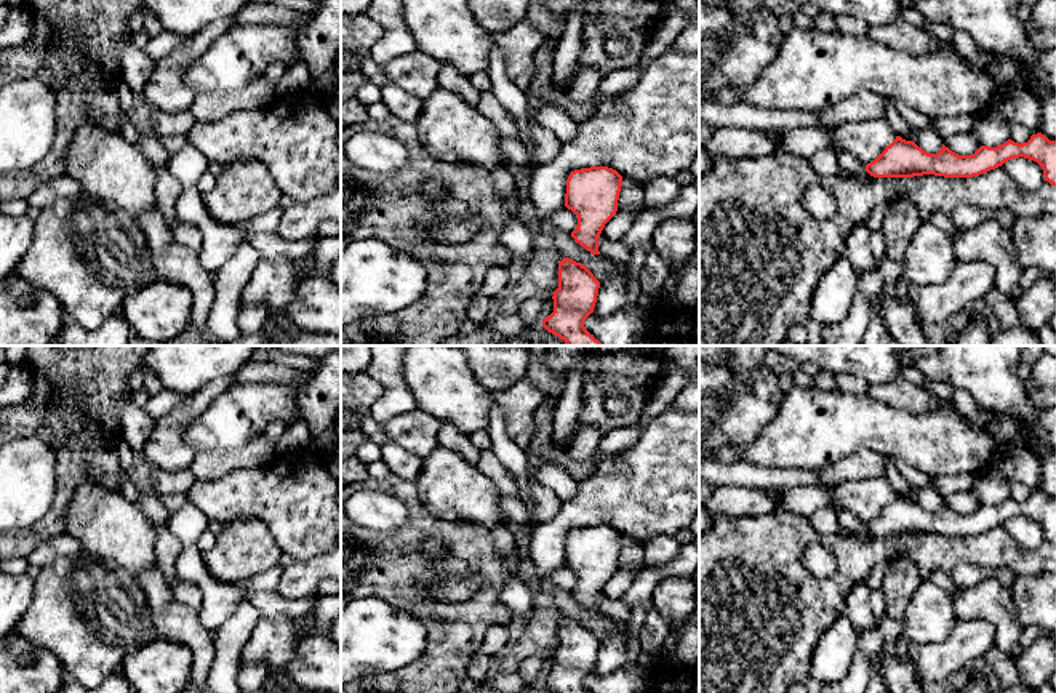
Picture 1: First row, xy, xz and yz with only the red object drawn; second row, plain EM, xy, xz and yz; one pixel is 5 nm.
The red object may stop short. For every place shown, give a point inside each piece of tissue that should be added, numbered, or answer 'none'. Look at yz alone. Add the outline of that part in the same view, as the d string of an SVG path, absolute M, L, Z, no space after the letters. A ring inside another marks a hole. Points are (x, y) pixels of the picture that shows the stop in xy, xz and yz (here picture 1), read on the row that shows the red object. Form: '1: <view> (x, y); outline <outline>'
1: yz (847, 164); outline M835 150L838 170L843 174L859 176L866 173L866 165L846 152Z

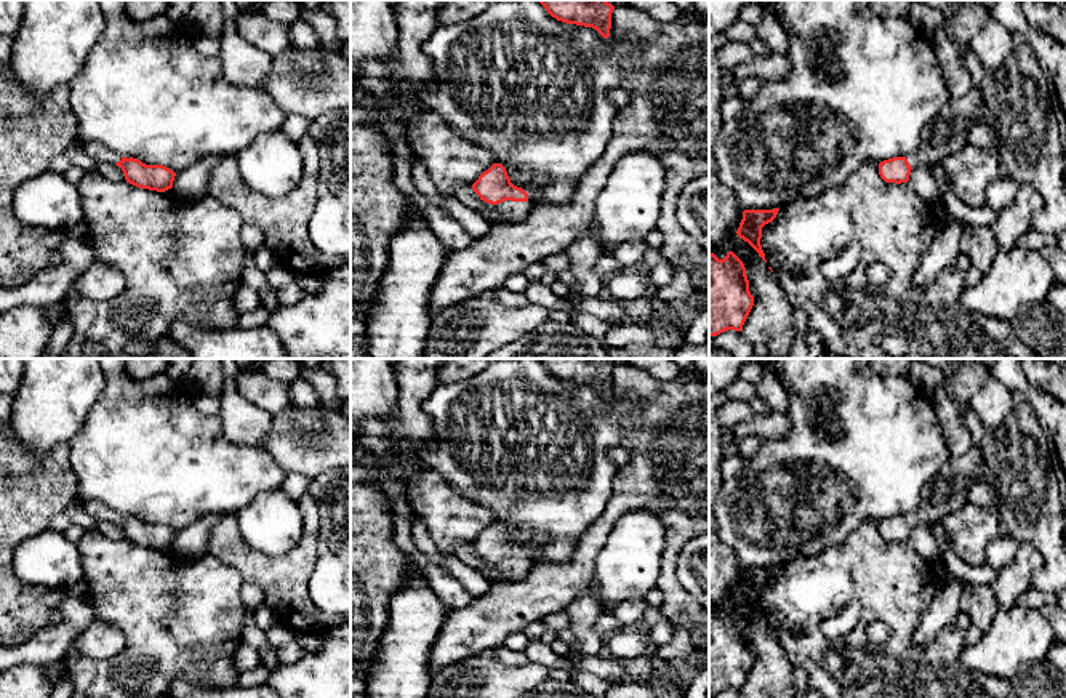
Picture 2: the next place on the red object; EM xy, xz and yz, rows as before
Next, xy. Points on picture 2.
1: xy (96, 151); outline M90 142L83 146L85 146L86 154L96 162L115 165L125 157L125 155L109 150L107 147L98 142Z

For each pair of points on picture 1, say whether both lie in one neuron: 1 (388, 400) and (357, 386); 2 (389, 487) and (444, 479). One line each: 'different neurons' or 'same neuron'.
1: different neurons
2: different neurons

